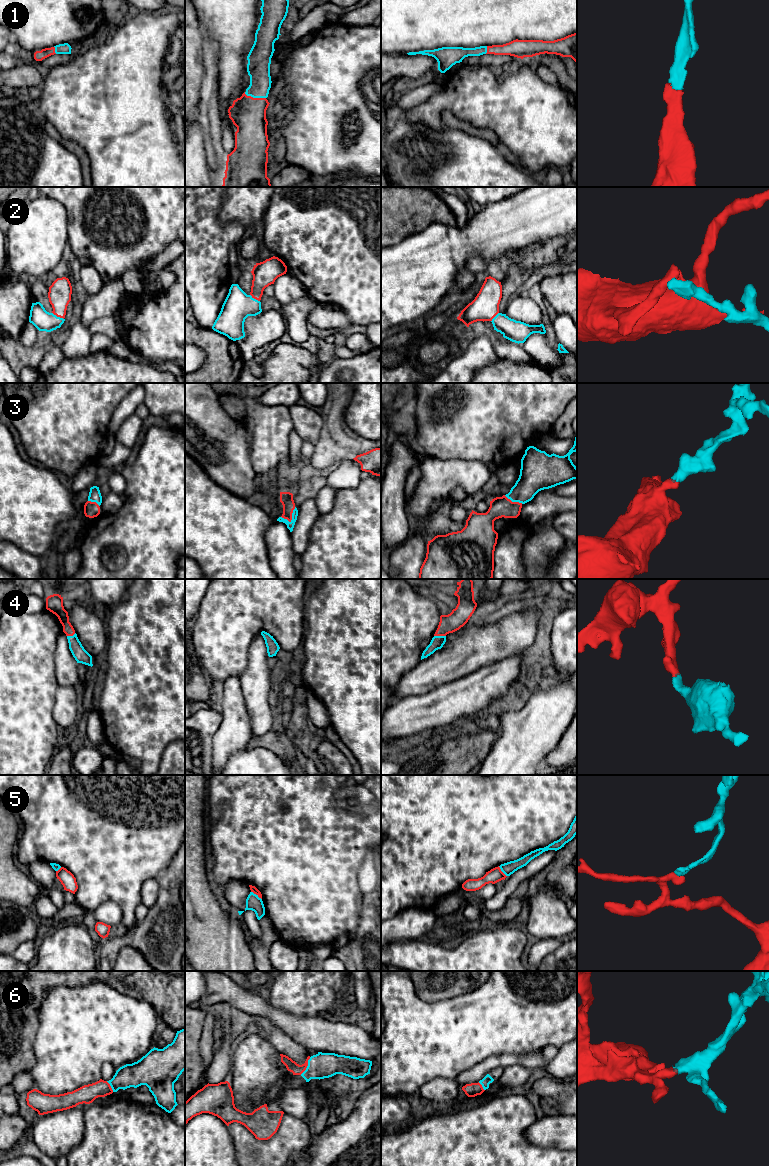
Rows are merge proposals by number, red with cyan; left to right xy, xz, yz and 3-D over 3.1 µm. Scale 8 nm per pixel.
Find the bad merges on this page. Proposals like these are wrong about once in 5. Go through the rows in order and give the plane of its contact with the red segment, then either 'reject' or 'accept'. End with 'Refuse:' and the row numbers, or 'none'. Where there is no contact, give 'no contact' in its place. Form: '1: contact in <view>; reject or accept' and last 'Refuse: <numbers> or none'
1: contact in xz; accept
2: contact in xy; accept
3: contact in xz; accept
4: contact in yz; accept
5: contact in xz; reject
6: contact in xz; accept
Refuse: 5

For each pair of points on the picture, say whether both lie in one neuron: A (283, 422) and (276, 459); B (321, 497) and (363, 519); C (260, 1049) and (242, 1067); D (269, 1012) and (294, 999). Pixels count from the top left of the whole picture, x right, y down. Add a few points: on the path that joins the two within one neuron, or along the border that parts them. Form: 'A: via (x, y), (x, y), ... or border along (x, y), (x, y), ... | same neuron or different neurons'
A: via (276, 431), (276, 450) | same neuron
B: border along (337, 490), (333, 507), (320, 514) | different neurons
C: via (256, 1053), (246, 1063) | same neuron
D: border along (266, 996), (274, 1006), (293, 1014), (300, 1014) | different neurons

